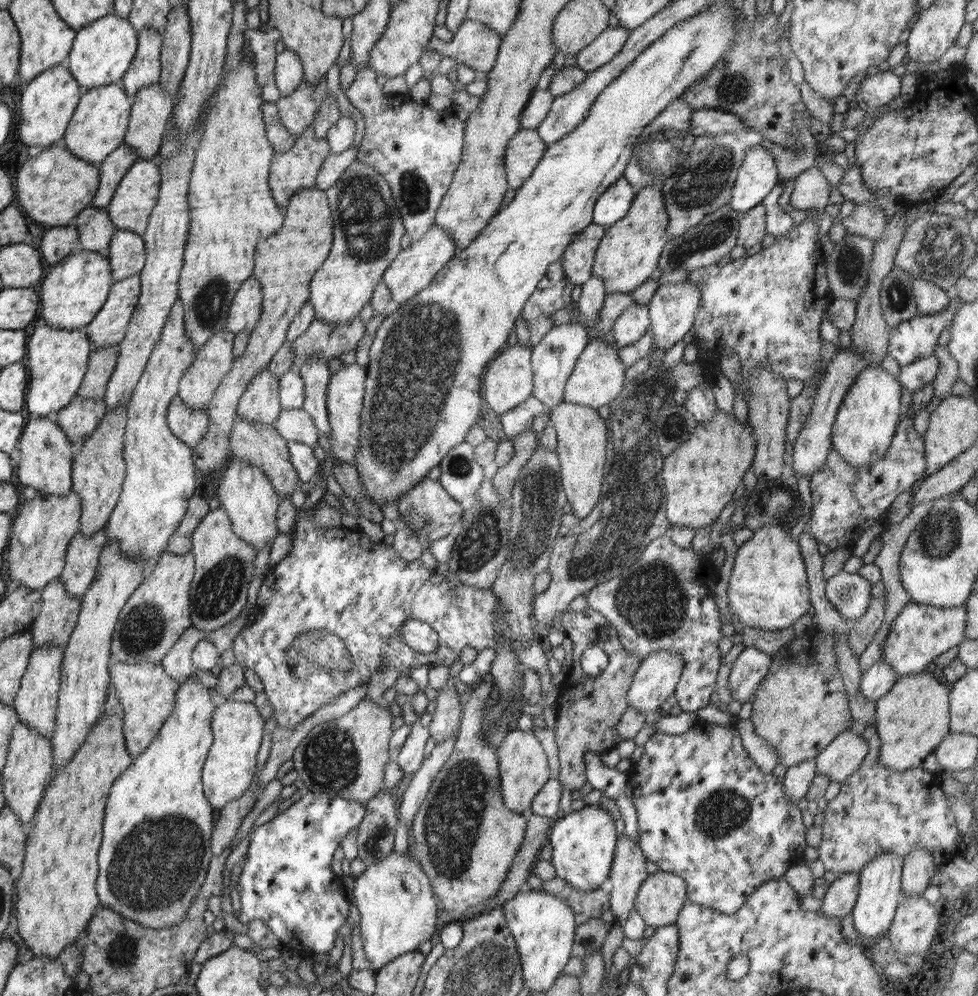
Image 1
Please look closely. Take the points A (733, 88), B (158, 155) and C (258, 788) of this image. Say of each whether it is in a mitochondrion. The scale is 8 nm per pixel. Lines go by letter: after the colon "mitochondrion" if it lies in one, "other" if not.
A: mitochondrion
B: other
C: other

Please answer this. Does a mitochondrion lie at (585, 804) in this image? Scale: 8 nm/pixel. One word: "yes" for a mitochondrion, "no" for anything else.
no

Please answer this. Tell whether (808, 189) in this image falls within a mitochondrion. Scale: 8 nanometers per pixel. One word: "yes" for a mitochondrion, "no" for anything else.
no

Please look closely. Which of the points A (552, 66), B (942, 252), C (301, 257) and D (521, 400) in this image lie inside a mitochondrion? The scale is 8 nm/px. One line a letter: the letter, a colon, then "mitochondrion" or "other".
A: other
B: mitochondrion
C: other
D: other

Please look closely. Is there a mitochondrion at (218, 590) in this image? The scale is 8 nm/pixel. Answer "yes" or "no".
yes

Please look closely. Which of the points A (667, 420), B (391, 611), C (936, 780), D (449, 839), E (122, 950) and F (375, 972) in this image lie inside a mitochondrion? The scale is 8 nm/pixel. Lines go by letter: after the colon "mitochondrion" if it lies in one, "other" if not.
A: mitochondrion
B: other
C: other
D: mitochondrion
E: mitochondrion
F: other

